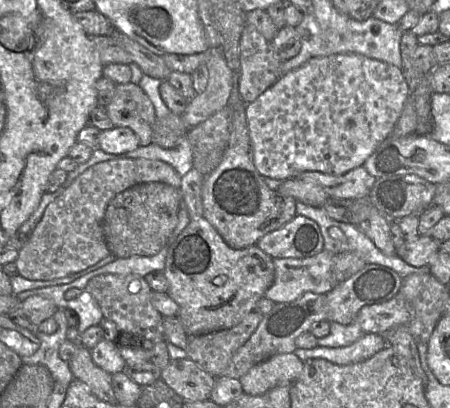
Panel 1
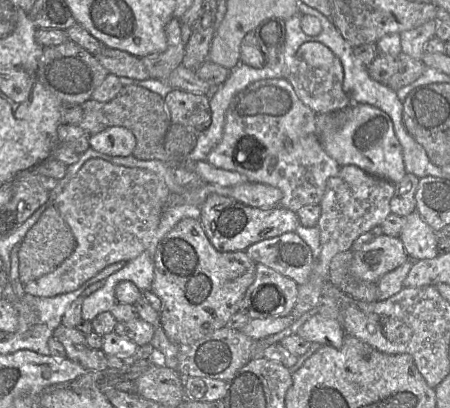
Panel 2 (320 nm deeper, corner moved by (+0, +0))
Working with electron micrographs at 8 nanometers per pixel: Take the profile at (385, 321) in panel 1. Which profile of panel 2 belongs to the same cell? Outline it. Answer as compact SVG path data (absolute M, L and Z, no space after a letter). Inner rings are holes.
M319 313L311 314L296 334L310 343L319 343L322 346L334 348L340 348L347 335L338 320Z

